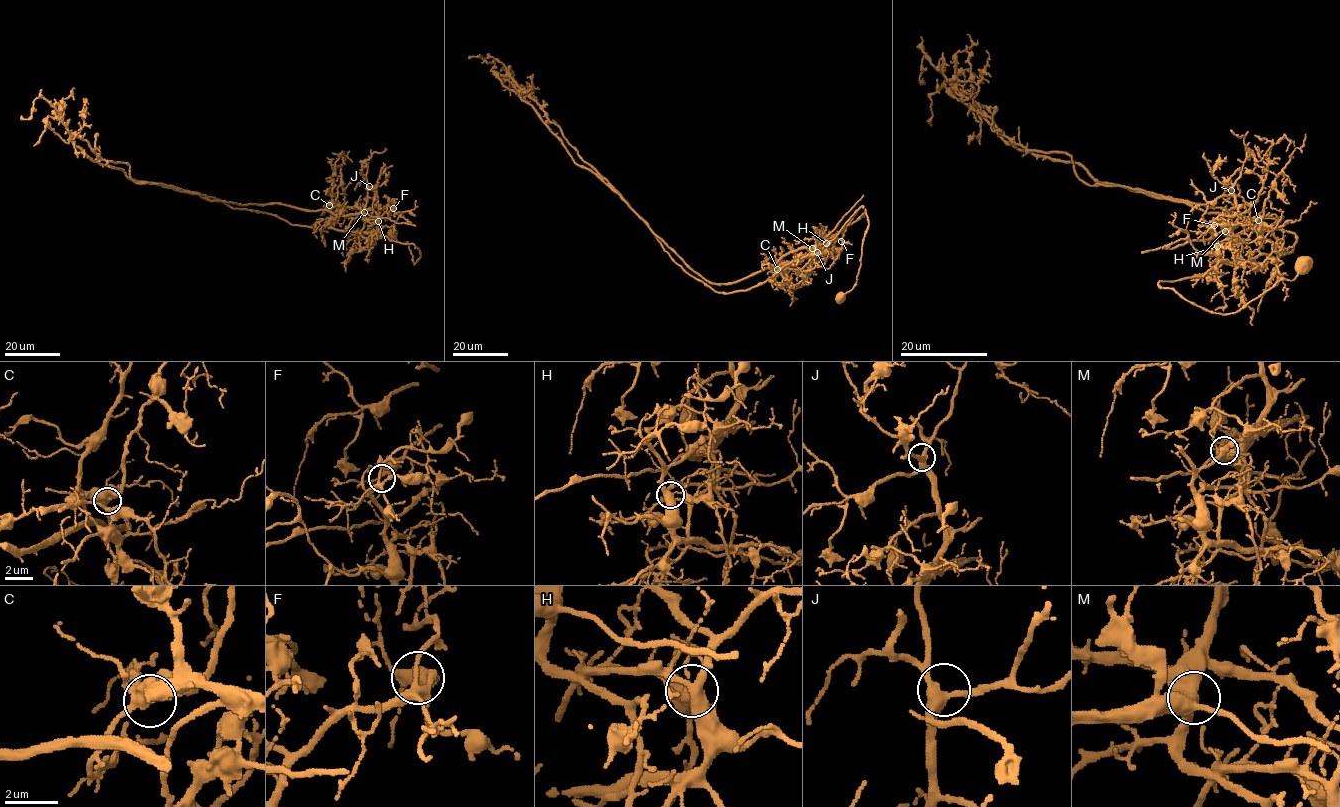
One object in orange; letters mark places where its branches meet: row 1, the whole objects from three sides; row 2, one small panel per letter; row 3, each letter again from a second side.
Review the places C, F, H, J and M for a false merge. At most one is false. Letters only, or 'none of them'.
H

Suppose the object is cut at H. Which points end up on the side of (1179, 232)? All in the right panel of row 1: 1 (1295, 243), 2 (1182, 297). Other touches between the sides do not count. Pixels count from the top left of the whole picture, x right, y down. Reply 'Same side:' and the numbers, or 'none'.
Same side: 1, 2

